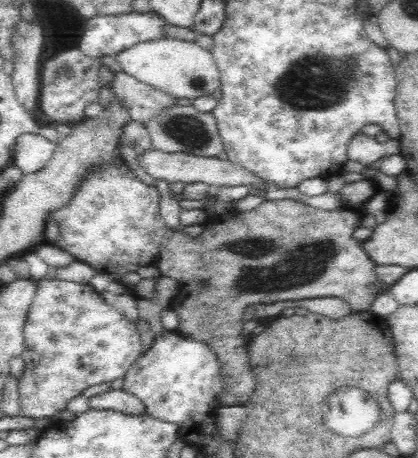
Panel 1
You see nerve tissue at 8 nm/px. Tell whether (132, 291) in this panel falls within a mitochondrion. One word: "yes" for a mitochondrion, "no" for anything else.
no

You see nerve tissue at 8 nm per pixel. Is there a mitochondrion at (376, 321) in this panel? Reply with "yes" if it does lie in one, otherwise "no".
no

